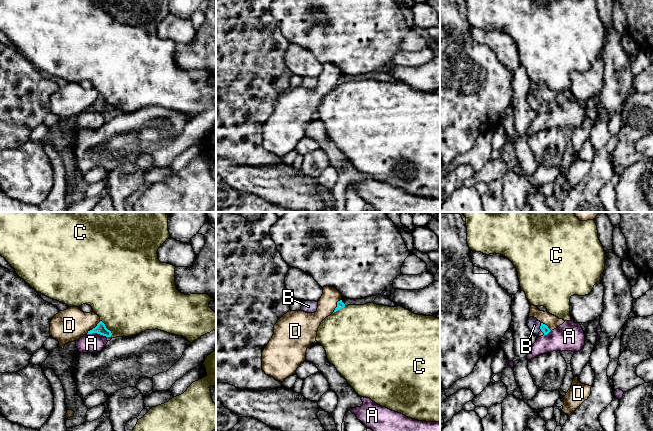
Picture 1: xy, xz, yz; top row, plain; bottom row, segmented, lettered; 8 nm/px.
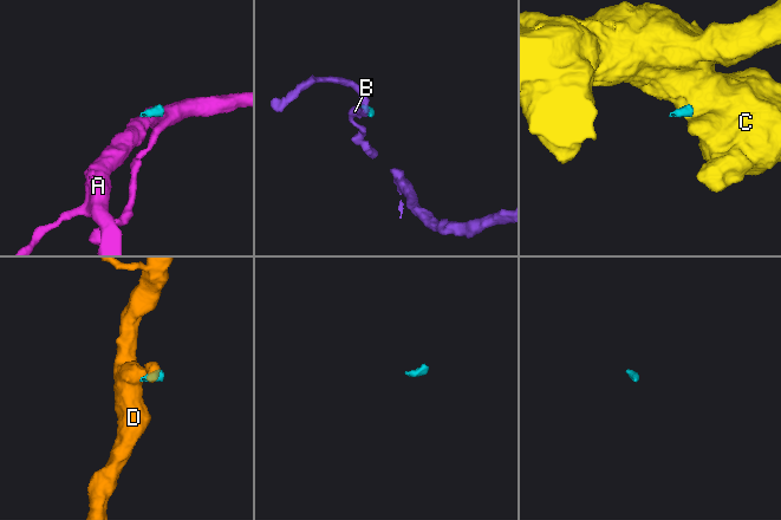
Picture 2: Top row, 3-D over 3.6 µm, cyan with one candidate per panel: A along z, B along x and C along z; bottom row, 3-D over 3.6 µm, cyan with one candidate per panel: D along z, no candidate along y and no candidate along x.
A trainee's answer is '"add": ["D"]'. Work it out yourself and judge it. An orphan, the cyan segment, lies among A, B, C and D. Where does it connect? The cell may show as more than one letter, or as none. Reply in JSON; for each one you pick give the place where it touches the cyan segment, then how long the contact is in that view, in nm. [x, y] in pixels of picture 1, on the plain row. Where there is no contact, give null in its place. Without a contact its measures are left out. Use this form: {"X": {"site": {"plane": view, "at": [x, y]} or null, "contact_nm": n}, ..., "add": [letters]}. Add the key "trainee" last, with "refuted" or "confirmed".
{"D": {"site": {"plane": "xy", "at": [93, 104]}, "contact_nm": 160}, "add": ["D"], "trainee": "confirmed"}

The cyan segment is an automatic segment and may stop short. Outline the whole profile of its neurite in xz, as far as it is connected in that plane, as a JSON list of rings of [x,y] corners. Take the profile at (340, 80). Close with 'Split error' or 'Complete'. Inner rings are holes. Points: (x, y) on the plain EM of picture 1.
[[[326,62],[323,63],[323,70],[315,89],[289,86],[284,90],[274,101],[274,110],[262,128],[262,146],[265,150],[280,158],[295,150],[299,141],[306,136],[307,124],[316,117],[321,98],[344,83],[342,70],[336,64]]]. Split error

